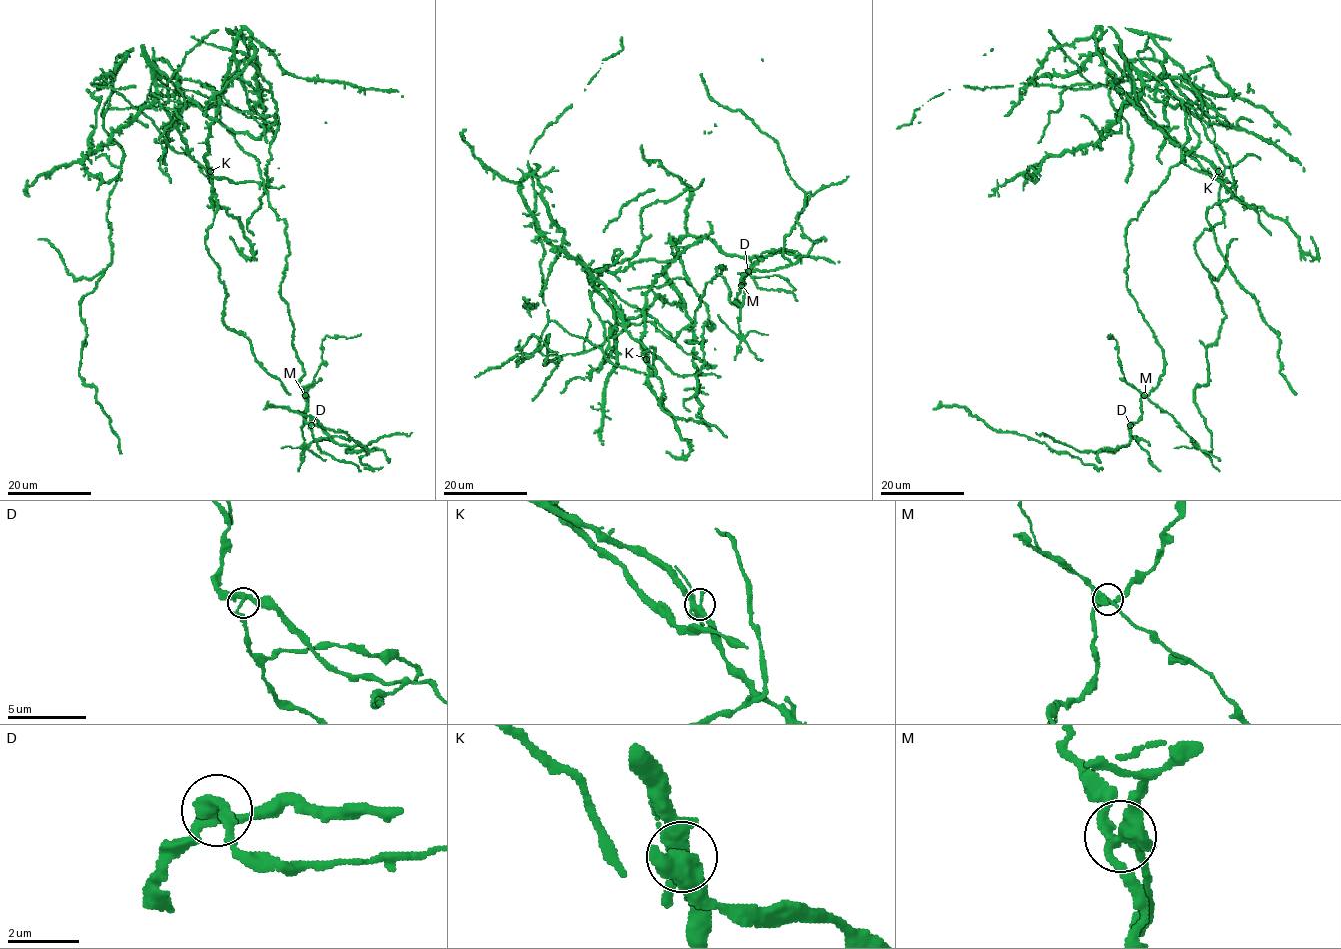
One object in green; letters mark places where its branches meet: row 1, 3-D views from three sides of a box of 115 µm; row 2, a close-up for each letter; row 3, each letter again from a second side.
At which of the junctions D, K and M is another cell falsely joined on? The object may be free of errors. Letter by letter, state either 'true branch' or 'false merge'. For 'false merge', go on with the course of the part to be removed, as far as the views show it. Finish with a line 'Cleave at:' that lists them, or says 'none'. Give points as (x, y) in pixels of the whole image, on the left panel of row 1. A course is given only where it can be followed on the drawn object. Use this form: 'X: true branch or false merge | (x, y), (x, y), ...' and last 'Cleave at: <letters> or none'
D: true branch
K: true branch
M: false merge | (305, 396), (322, 362), (322, 342), (326, 336), (352, 338), (361, 334)
Cleave at: M

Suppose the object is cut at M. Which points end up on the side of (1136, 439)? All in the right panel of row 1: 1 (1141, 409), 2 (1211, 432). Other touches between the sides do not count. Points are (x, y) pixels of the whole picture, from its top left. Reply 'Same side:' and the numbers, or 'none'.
Same side: 1, 2

